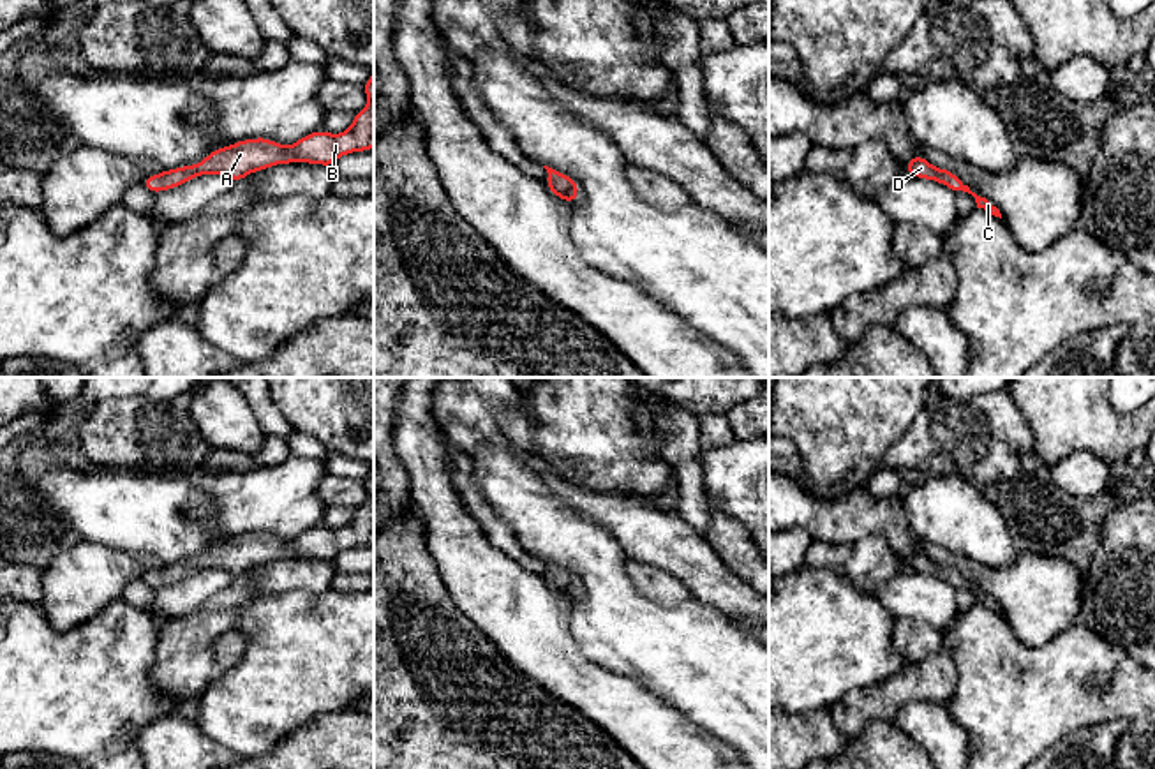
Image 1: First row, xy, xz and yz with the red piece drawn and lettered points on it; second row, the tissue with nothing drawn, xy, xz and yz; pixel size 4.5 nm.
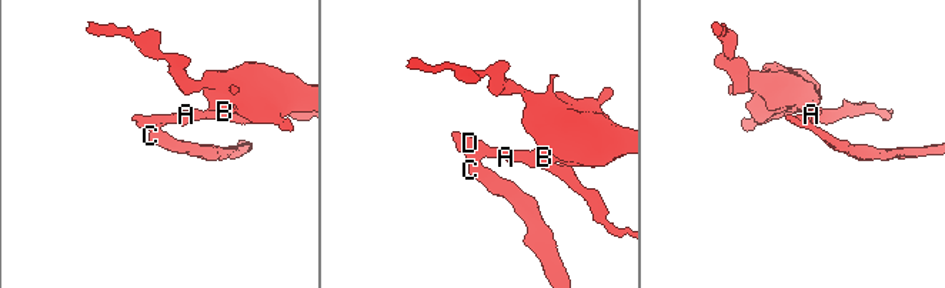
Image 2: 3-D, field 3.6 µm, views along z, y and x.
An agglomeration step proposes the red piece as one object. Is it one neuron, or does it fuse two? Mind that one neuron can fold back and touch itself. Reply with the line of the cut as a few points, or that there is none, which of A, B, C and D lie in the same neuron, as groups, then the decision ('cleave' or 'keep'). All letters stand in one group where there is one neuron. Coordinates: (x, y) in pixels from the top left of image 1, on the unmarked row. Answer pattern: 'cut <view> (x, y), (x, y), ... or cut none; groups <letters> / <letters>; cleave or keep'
cut none; groups A B C D; keep

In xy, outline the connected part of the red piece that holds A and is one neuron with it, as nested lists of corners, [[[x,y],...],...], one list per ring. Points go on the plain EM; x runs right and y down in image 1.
[[[374,466],[363,480],[367,501],[354,510],[351,522],[340,529],[310,527],[294,540],[279,540],[266,533],[243,534],[213,545],[194,561],[164,564],[146,571],[143,580],[155,587],[175,584],[201,570],[227,570],[233,577],[275,559],[307,557],[330,561],[342,550],[374,543]]]

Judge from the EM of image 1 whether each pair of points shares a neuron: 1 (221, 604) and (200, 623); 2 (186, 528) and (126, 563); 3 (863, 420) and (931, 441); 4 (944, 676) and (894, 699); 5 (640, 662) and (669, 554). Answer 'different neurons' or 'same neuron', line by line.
1: same neuron
2: different neurons
3: different neurons
4: same neuron
5: different neurons

